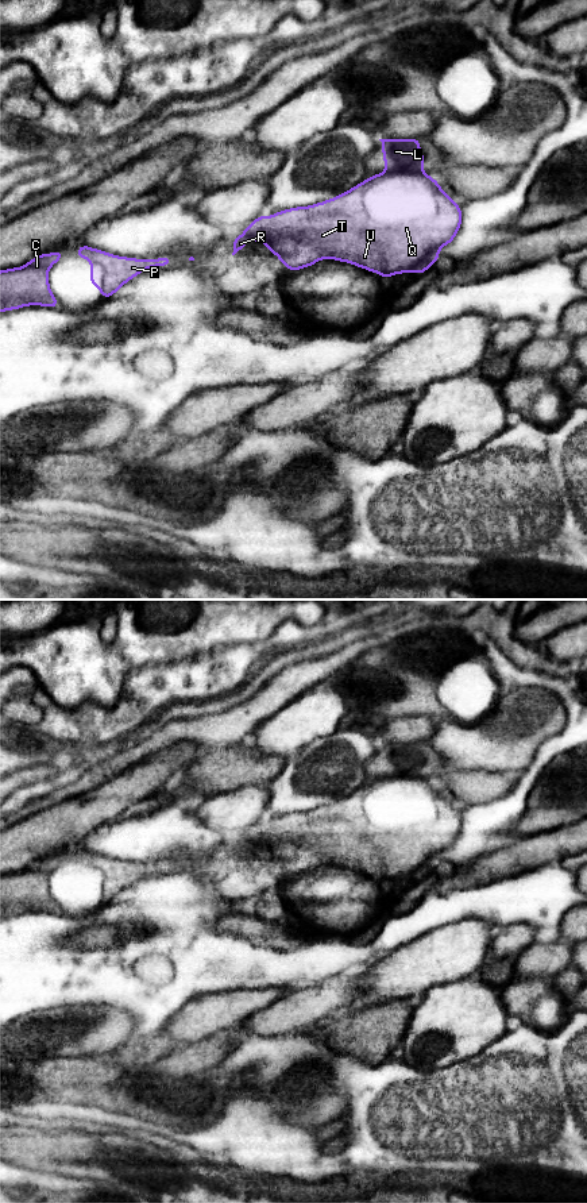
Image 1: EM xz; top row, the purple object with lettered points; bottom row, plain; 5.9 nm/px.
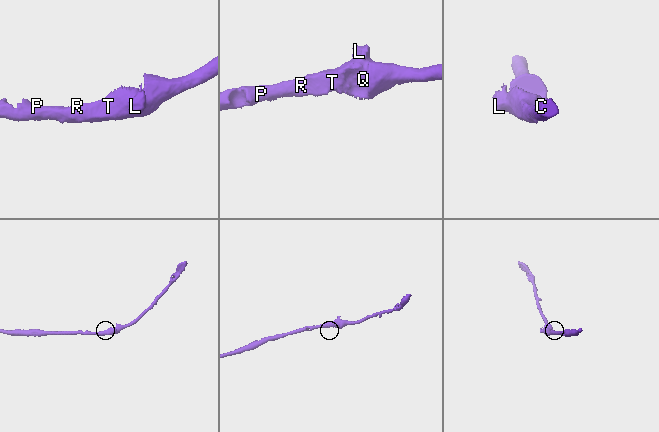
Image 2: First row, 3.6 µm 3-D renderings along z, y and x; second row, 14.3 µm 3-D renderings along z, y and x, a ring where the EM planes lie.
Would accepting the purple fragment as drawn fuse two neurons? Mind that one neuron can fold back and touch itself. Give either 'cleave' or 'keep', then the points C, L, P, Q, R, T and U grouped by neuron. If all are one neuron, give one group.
cleave; groups C P Q R T U / L

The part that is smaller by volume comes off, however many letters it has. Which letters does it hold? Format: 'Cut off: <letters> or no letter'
Cut off: L

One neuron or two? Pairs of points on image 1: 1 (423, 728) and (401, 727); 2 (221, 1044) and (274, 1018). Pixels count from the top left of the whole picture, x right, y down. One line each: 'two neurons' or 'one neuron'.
1: one neuron
2: two neurons

